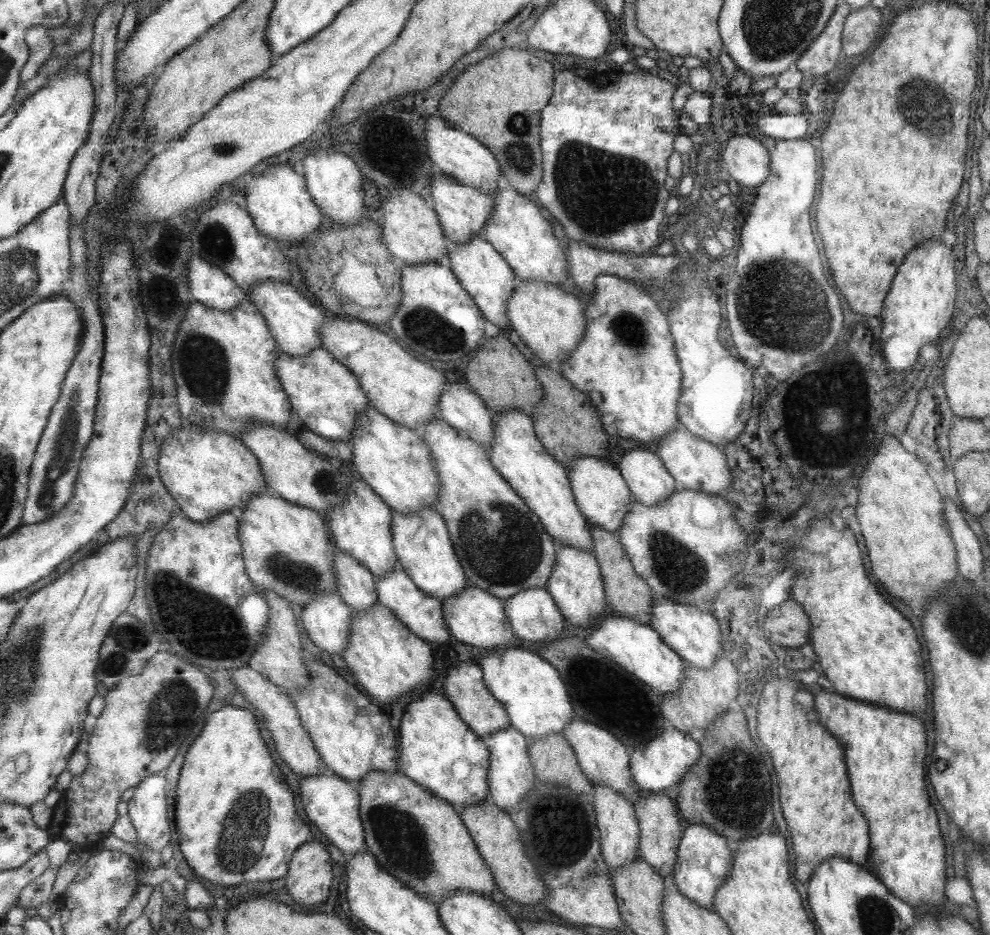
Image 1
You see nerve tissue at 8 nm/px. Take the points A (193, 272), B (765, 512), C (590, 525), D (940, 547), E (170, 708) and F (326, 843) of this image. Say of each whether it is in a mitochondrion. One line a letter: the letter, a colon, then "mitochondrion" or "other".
A: other
B: other
C: other
D: other
E: mitochondrion
F: other

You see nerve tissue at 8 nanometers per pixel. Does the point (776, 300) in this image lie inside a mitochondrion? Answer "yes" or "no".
yes

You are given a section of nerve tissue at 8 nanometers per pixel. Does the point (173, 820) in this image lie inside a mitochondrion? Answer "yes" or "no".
no

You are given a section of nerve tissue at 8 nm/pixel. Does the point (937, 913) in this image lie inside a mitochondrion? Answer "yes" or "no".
no

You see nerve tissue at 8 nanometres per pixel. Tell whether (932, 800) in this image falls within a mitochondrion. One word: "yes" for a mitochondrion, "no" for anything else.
no

